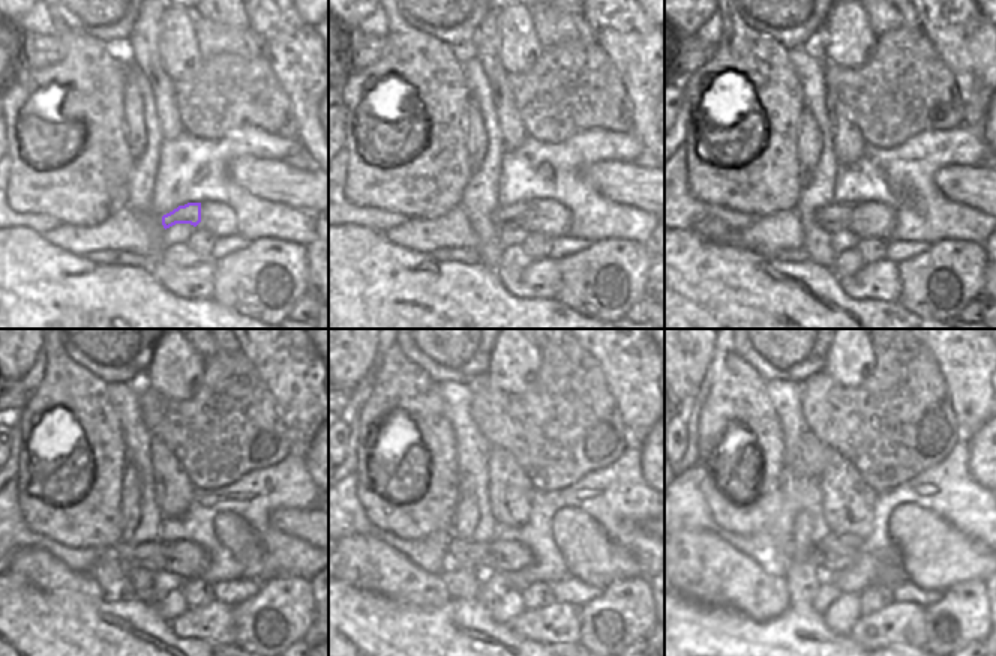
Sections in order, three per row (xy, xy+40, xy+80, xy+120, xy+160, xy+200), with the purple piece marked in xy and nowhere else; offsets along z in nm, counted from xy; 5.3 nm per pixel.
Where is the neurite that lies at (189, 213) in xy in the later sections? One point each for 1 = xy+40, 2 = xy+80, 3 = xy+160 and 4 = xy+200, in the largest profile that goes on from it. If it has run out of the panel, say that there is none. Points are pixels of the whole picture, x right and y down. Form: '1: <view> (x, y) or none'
1: xy+40 (503, 216)
2: xy+80 (831, 218)
3: xy+160 (467, 554)
4: xy+200 (789, 548)

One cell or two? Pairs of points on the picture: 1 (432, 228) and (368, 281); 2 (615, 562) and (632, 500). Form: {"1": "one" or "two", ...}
{"1": "two", "2": "two"}

